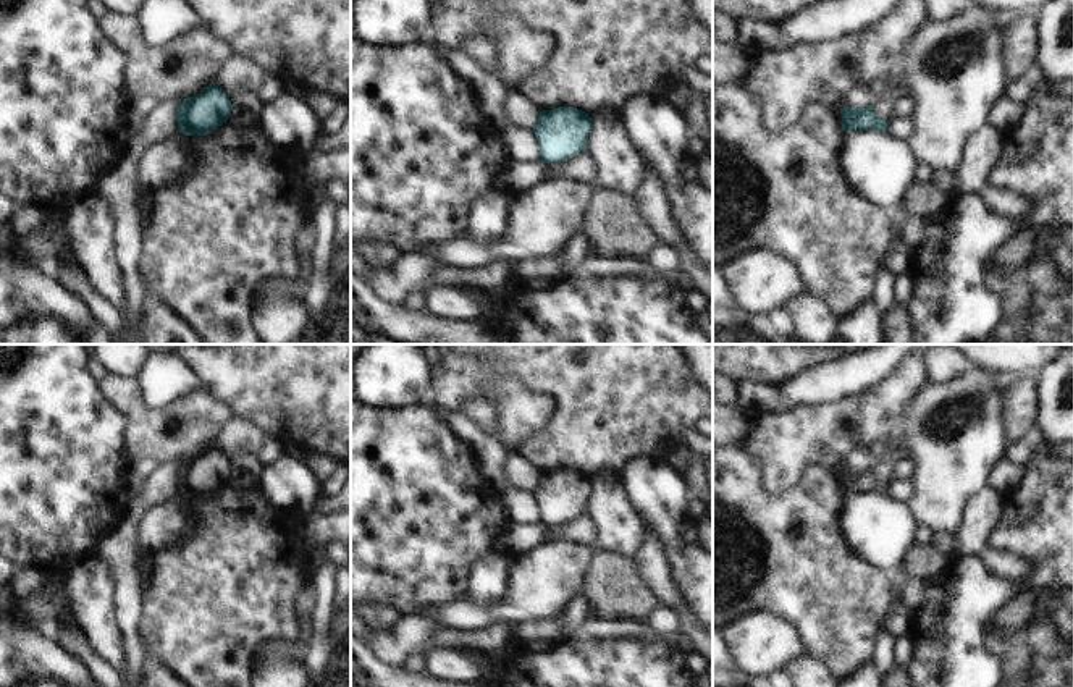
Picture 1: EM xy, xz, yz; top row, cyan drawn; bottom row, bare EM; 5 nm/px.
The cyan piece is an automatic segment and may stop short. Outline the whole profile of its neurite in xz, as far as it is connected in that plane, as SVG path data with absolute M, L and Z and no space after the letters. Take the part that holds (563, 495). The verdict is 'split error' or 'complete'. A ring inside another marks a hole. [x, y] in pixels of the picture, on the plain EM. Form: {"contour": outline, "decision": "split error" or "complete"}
{"contour": "M572 469L540 472L540 482L532 493L540 506L540 524L566 524L587 514L591 478Z", "decision": "complete"}

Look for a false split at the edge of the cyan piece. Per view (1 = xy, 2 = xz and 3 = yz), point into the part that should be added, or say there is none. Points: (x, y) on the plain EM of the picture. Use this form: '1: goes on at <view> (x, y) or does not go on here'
1: does not go on here
2: does not go on here
3: does not go on here

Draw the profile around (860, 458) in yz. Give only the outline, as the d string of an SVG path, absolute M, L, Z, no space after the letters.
M855 448L848 456L845 462L847 470L866 470L873 462L874 456L869 451L869 448Z

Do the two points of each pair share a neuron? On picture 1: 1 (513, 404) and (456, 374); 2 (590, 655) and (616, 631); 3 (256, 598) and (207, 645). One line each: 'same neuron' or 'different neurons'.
1: same neuron
2: different neurons
3: same neuron

